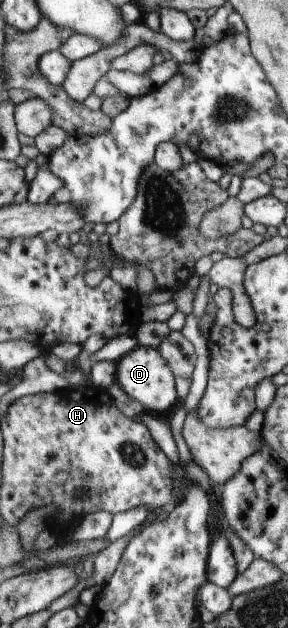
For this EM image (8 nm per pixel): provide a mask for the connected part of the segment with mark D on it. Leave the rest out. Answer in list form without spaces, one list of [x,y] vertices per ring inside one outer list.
[[[138,347],[117,362],[116,383],[130,397],[154,414],[174,411],[180,404],[174,370],[155,348]]]

